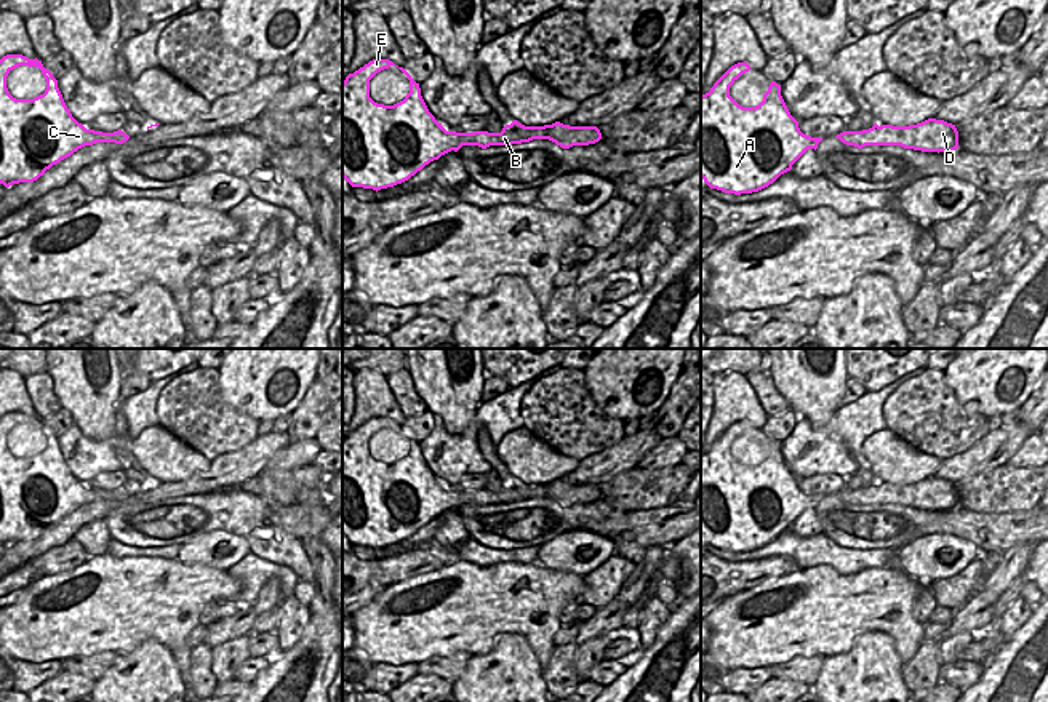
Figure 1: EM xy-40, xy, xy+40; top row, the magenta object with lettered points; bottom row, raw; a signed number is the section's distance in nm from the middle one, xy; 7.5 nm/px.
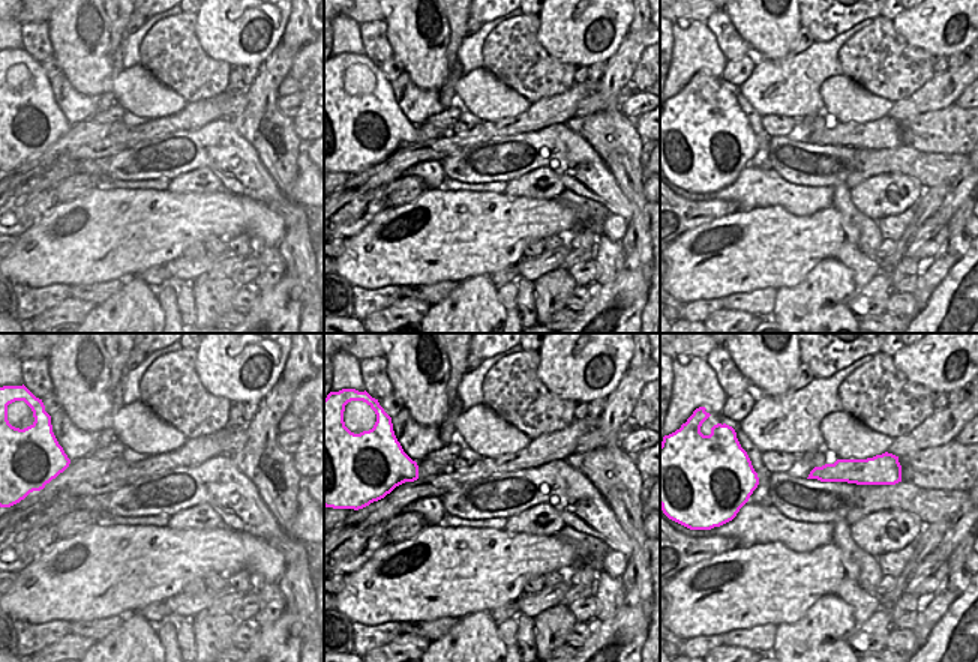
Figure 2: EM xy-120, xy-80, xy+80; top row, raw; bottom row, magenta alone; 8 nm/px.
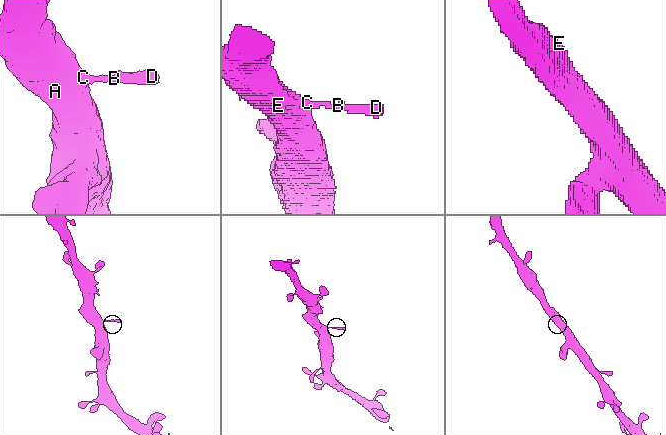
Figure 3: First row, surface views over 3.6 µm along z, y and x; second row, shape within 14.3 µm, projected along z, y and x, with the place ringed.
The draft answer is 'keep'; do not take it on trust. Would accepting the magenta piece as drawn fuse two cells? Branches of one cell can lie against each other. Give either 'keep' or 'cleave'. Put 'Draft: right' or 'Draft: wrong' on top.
Draft: right
keep

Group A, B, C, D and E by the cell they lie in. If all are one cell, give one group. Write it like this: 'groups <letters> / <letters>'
groups A B C D E

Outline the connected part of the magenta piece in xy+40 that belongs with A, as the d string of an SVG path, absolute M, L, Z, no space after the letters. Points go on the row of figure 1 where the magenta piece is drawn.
M747 62L731 66L701 96L701 177L710 189L725 193L752 193L773 184L781 174L808 150L818 149L822 138L811 138L800 131L798 122L790 115L781 85L771 82L763 101L755 107L742 107L730 96L730 86L746 72Z

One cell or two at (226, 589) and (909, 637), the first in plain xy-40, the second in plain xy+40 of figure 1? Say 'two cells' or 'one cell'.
one cell

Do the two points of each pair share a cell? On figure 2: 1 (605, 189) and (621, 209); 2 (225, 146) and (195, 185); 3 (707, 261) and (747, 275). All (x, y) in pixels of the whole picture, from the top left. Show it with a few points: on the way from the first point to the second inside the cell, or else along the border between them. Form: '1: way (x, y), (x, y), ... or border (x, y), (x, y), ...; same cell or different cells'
1: way (608, 194), (618, 204); same cell
2: border (173, 177), (207, 167), (224, 188); different cells
3: way (717, 261), (734, 261), (737, 264); same cell

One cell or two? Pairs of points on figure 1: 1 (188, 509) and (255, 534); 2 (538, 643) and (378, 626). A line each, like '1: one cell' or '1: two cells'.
1: one cell
2: one cell

